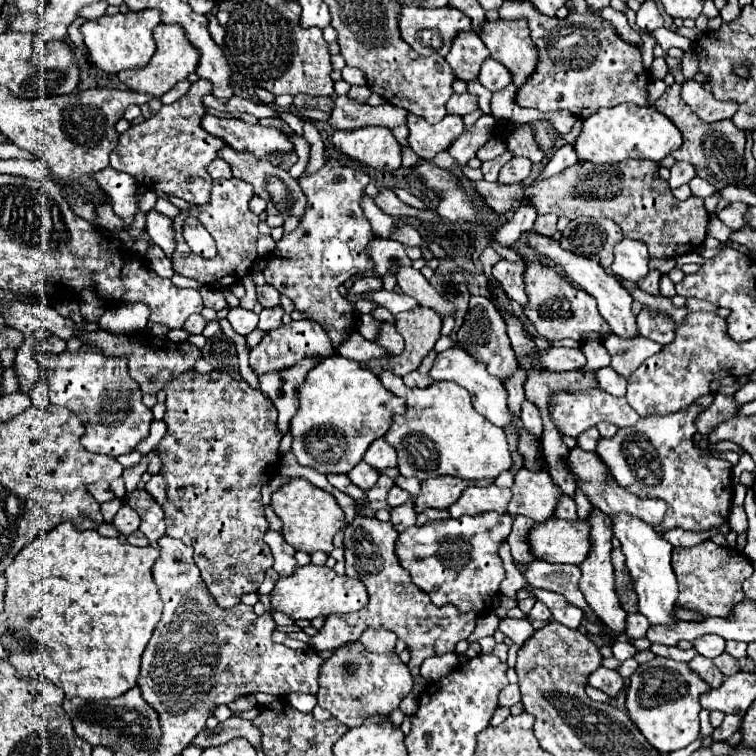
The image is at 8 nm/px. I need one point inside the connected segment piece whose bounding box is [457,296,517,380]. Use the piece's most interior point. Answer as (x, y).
(484, 333)

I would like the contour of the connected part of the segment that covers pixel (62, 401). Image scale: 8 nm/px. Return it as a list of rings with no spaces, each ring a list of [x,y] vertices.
[[[87,348],[87,350],[79,350],[79,352],[67,352],[65,350],[61,354],[37,352],[35,360],[41,368],[43,378],[47,380],[47,390],[49,390],[51,404],[65,406],[67,410],[75,412],[77,418],[83,422],[83,426],[85,426],[85,434],[81,436],[83,448],[87,448],[89,452],[97,452],[97,454],[121,456],[121,454],[133,452],[135,446],[141,440],[147,438],[153,414],[141,402],[141,390],[139,390],[139,384],[129,376],[127,358],[107,358],[107,356],[103,356],[101,350]]]

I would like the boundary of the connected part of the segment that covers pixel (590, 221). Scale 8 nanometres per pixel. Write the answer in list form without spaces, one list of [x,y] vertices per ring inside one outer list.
[[[579,216],[561,232],[559,244],[563,250],[595,258],[603,268],[609,268],[613,262],[613,246],[619,240],[623,240],[623,232],[613,220]]]

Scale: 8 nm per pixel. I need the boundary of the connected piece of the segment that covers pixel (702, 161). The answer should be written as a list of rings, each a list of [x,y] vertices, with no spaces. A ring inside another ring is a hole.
[[[673,84],[669,86],[655,102],[655,108],[665,114],[683,134],[683,146],[679,150],[675,150],[671,156],[675,160],[685,160],[689,164],[695,166],[697,176],[707,180],[709,184],[713,184],[717,190],[725,188],[725,186],[735,186],[745,178],[745,158],[743,158],[743,150],[745,150],[745,132],[735,128],[735,124],[731,120],[719,120],[719,122],[703,122],[681,98],[681,86]]]

